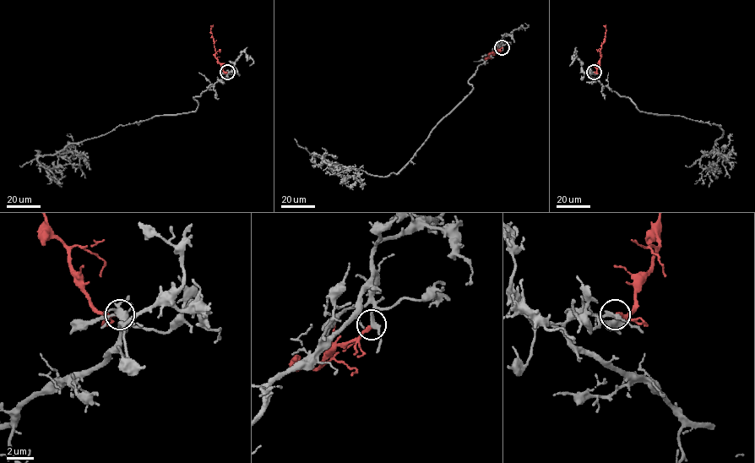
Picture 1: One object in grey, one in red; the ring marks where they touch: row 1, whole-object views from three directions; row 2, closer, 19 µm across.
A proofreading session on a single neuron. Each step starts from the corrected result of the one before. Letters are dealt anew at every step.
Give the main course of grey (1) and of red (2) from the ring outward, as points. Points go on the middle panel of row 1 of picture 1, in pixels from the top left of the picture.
1: (502, 47), (502, 41), (469, 79), (472, 90), (396, 174), (332, 171), (329, 162), (339, 165), (325, 174)
2: (502, 47), (491, 52), (485, 59), (487, 59)

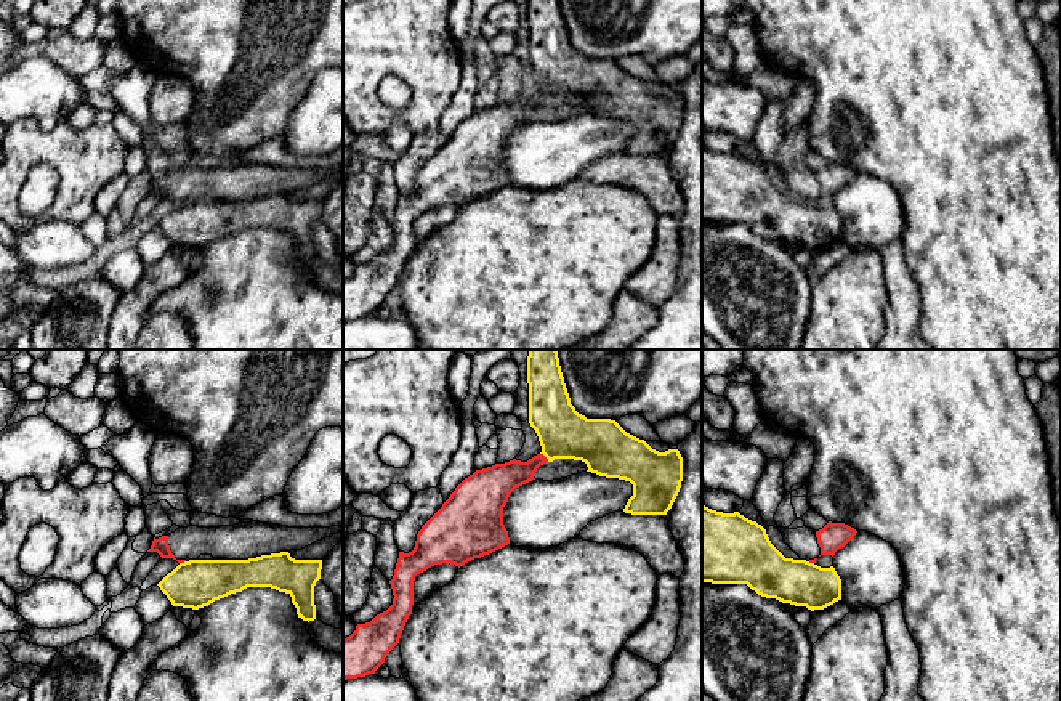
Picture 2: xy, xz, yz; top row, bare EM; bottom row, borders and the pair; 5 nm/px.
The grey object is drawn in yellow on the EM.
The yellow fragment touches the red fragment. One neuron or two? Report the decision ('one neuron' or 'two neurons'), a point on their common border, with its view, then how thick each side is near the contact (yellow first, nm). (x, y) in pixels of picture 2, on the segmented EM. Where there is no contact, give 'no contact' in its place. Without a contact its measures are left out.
two neurons | xz (545, 456) | 260/160 nm

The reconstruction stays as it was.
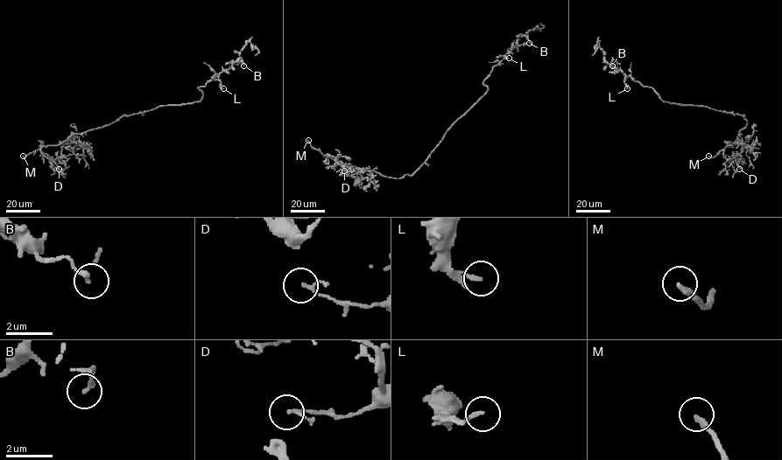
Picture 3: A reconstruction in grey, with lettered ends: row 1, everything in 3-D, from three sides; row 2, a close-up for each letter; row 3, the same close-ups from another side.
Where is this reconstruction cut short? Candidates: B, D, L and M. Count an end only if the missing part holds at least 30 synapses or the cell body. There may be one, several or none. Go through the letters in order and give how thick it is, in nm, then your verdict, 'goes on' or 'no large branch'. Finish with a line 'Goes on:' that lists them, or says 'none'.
B: 190 nm | no large branch
D: 90 nm | no large branch
L: 150 nm | no large branch
M: 240 nm | goes on
Goes on: M

